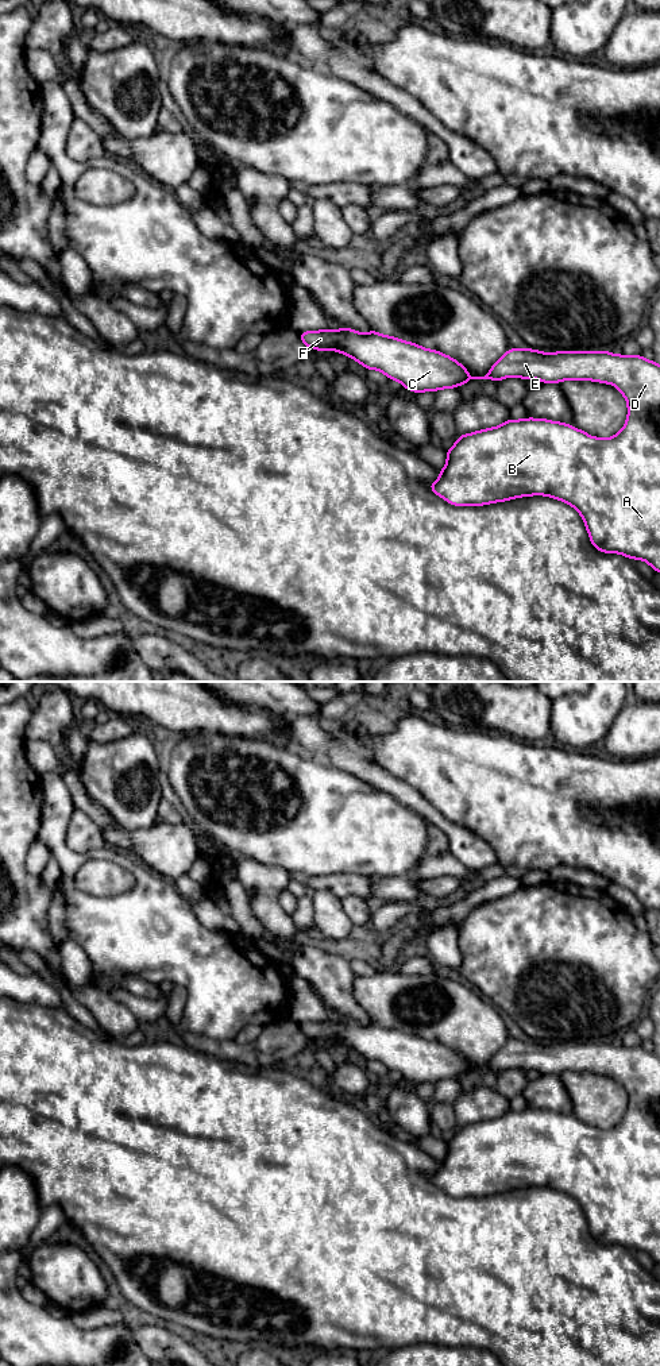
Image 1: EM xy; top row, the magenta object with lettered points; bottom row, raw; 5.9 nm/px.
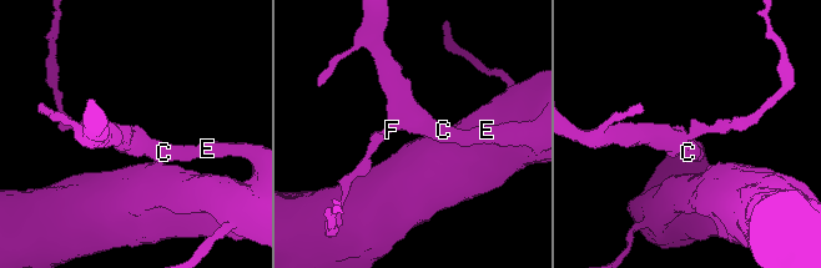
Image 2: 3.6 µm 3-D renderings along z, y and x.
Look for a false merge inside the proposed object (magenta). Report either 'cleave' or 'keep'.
keep

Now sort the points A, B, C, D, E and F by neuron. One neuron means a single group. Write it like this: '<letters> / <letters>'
A B C D E F

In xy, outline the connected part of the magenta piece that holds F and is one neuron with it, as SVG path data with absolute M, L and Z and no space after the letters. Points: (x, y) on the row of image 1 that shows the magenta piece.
M341 327L339 331L298 332L301 342L308 348L320 352L333 350L359 362L367 370L381 370L387 379L398 381L405 389L437 391L455 389L471 379L491 379L499 382L509 377L522 379L540 379L543 383L560 383L564 379L595 381L614 385L628 402L628 418L624 428L609 439L593 437L571 424L549 421L547 418L509 418L503 424L459 435L456 443L447 449L445 467L440 470L436 482L428 483L429 489L455 506L490 505L513 498L529 495L547 495L571 505L582 516L591 544L603 553L621 553L632 560L645 560L656 572L660 572L660 366L645 359L641 354L626 356L613 355L606 351L559 351L545 354L533 348L509 348L505 355L491 366L485 377L471 377L466 367L456 359L427 350L412 342L394 336L381 335L371 329L368 333Z

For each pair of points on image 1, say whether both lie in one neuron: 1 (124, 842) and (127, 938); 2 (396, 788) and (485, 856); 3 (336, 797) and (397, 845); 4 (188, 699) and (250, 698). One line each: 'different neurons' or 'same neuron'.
1: different neurons
2: same neuron
3: same neuron
4: different neurons

